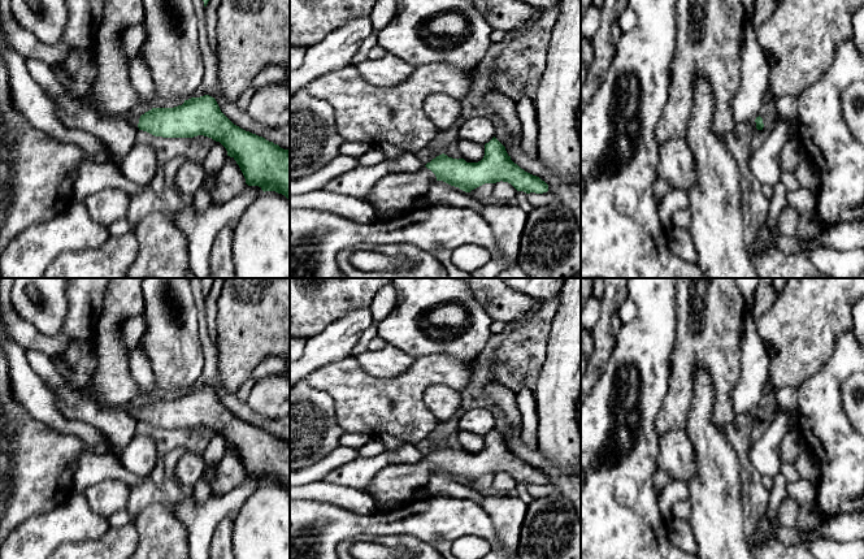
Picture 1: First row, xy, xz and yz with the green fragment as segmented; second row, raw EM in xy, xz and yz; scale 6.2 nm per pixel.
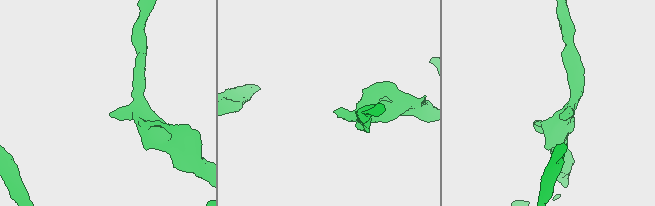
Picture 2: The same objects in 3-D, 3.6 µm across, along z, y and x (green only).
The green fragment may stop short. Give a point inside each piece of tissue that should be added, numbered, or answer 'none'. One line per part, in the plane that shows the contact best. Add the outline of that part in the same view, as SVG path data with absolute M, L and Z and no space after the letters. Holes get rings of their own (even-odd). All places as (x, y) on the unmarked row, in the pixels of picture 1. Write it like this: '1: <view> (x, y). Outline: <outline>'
1: xz (395, 484). Outline: M426 458L414 464L391 464L381 469L364 489L377 507L403 506L414 499L414 491L425 488L435 465Z

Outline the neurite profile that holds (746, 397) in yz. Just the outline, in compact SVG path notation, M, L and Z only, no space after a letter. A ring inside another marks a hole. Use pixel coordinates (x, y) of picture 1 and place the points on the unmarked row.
M737 278L746 306L742 330L743 370L731 393L733 408L738 415L759 408L764 385L769 380L769 358L757 332L757 321L754 318L759 281L760 278Z

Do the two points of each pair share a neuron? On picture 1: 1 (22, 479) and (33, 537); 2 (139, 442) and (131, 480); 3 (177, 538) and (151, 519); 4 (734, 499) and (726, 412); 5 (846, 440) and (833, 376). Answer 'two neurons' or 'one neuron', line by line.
1: two neurons
2: two neurons
3: one neuron
4: two neurons
5: one neuron

